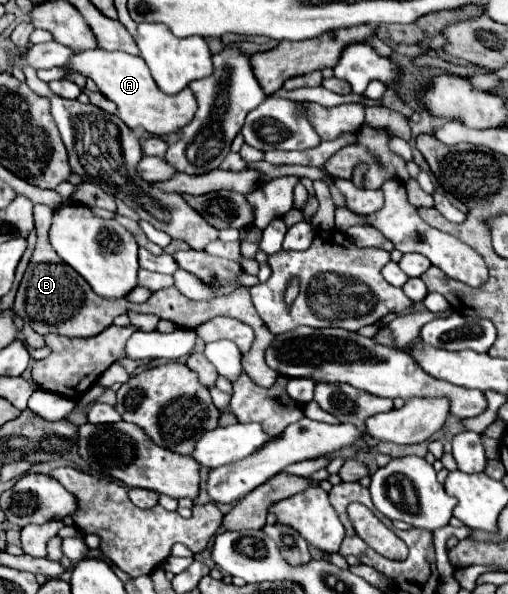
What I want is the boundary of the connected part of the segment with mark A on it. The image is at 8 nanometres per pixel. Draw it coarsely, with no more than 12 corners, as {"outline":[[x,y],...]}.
{"outline":[[74,54],[44,82],[90,78],[132,130],[166,136],[196,114],[190,90],[160,92],[140,56]]}

